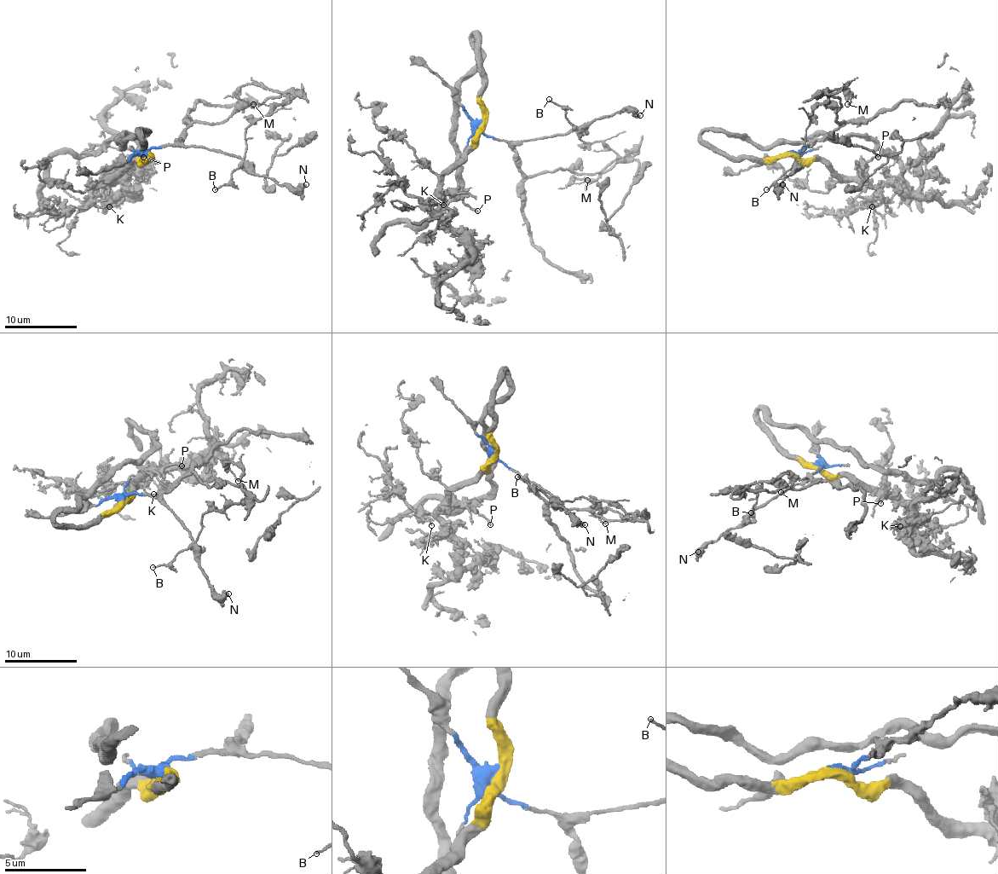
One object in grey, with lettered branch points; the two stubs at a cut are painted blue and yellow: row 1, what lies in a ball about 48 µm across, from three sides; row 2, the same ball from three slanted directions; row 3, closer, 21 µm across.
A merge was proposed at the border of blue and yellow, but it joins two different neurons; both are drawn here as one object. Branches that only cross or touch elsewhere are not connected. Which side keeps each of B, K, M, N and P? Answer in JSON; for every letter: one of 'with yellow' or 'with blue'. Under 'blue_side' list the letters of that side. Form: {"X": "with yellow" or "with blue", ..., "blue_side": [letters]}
{"B": "with blue", "K": "with yellow", "M": "with blue", "N": "with blue", "P": "with yellow", "blue_side": ["B", "M", "N"]}

